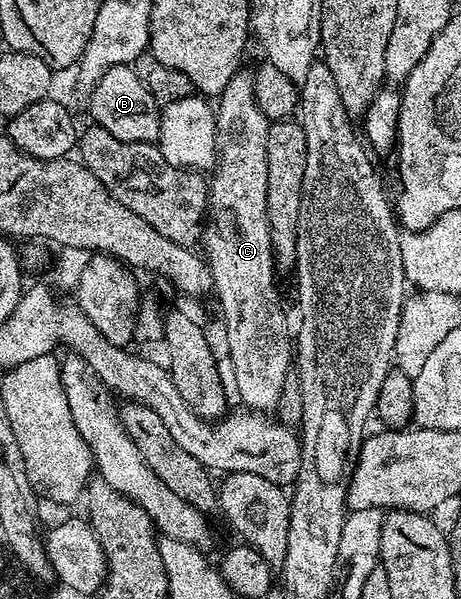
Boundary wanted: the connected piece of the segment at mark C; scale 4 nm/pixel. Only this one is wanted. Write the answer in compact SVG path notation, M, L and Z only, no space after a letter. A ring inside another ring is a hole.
M241 70L226 82L226 90L218 98L216 114L216 163L211 169L208 180L208 215L206 223L202 229L202 255L208 262L208 269L212 272L212 286L214 296L220 299L220 308L224 311L224 324L228 327L228 360L232 363L232 380L236 383L236 392L240 395L240 400L245 409L255 410L261 414L268 414L275 409L278 398L282 394L282 386L290 379L290 373L294 368L294 336L288 332L288 320L284 317L284 312L279 308L279 300L276 298L276 276L278 269L276 258L272 255L272 239L270 238L270 218L266 214L266 154L267 154L267 132L270 120L264 116L259 108L259 103L255 98L255 86L253 84L253 73Z

